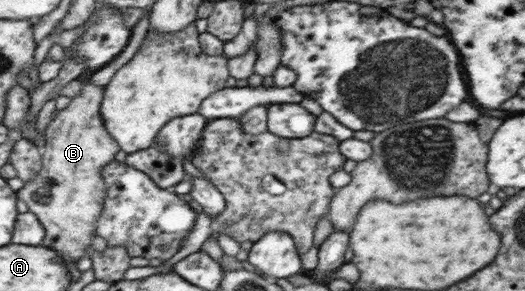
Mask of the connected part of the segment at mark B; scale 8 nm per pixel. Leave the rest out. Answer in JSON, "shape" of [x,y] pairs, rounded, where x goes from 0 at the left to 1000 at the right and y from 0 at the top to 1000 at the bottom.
{"shape":[[[158,278],[152,323],[137,333],[133,354],[105,395],[105,409],[90,440],[88,505],[82,519],[82,577],[76,598],[46,629],[34,653],[36,684],[46,691],[53,725],[67,732],[90,804],[80,845],[110,863],[128,904],[145,907],[156,876],[164,876],[164,849],[175,835],[175,808],[187,777],[187,753],[196,725],[196,701],[204,684],[204,632],[194,605],[198,570],[210,567],[217,529],[227,515],[227,495],[198,436],[192,395],[196,347],[196,299]]]}

